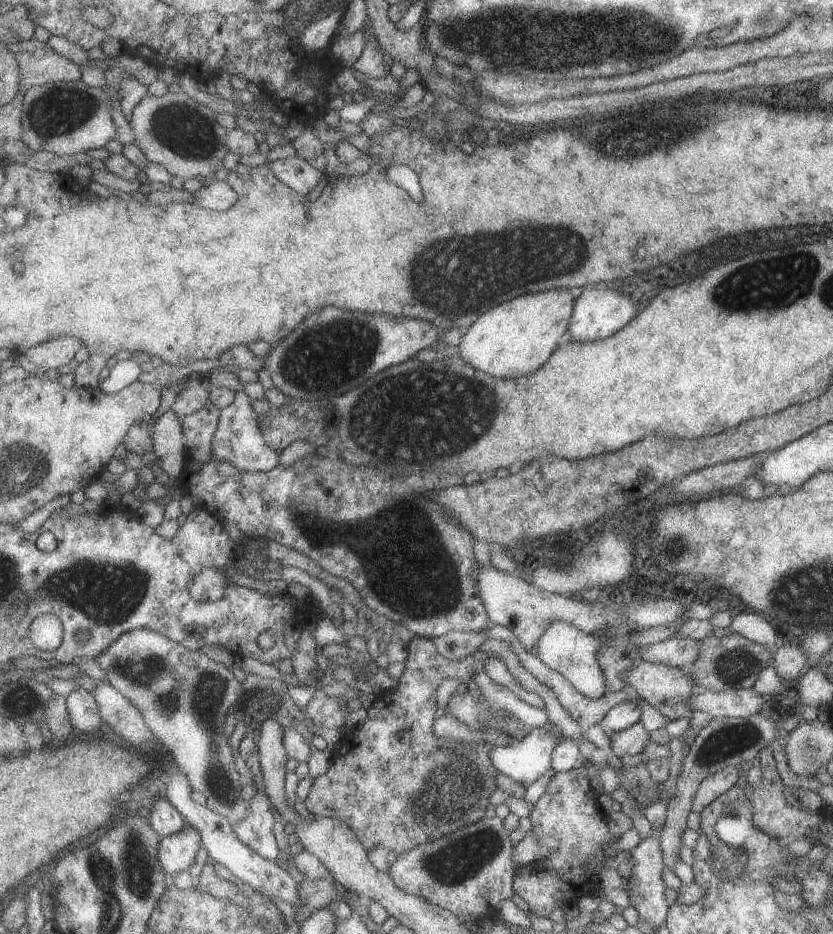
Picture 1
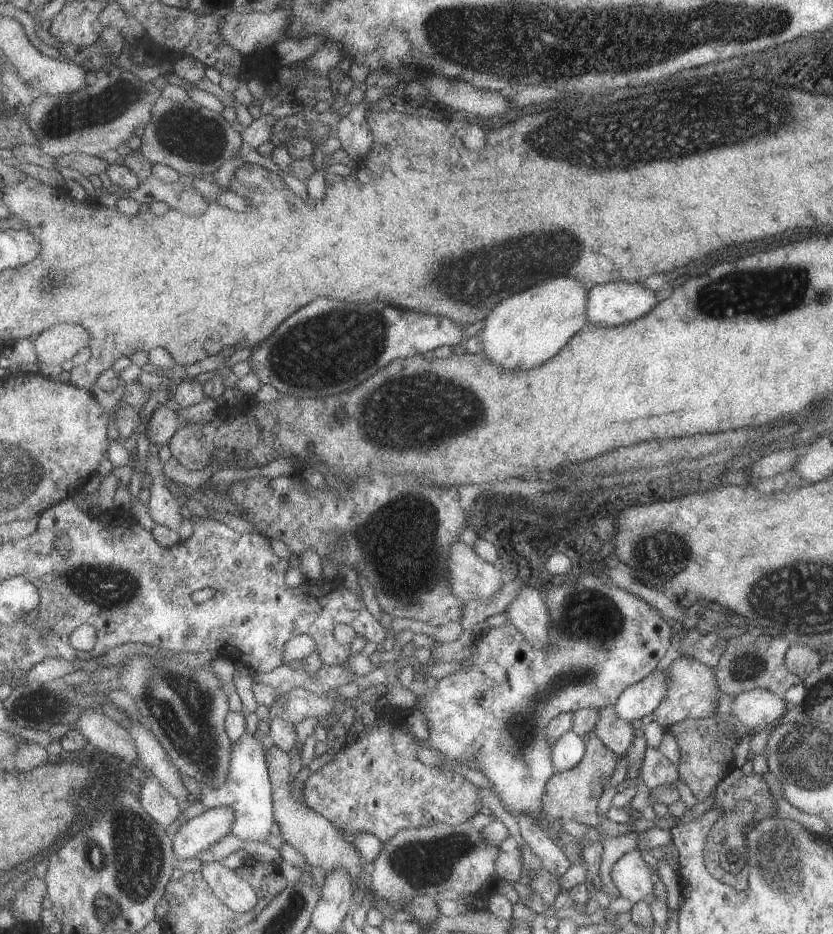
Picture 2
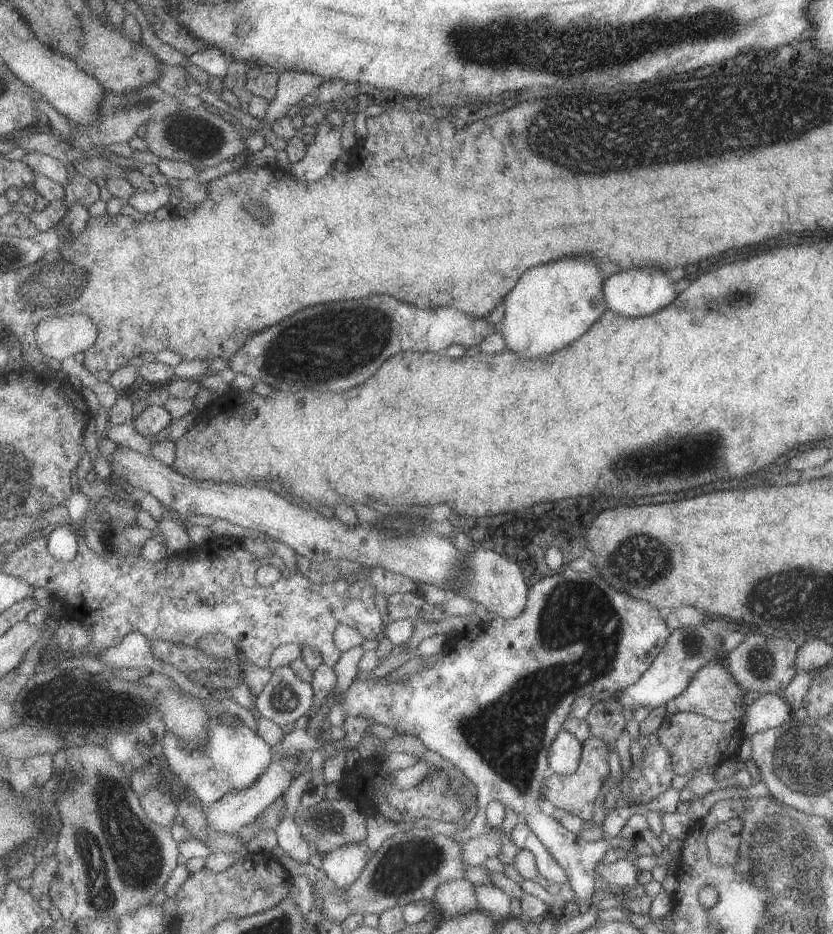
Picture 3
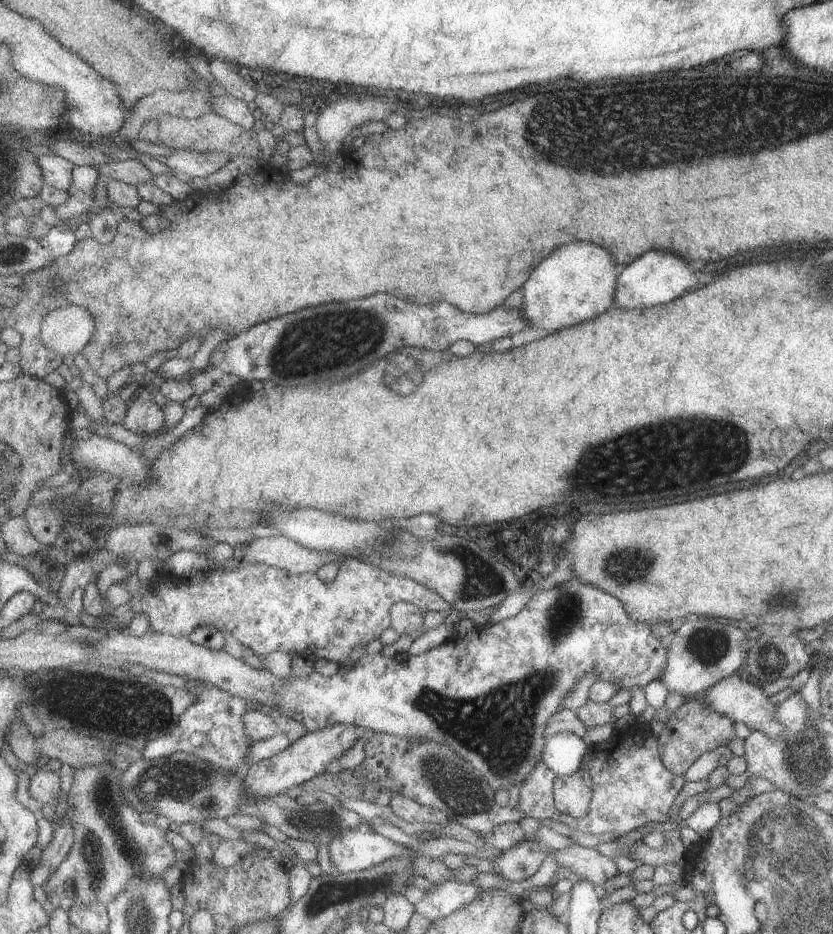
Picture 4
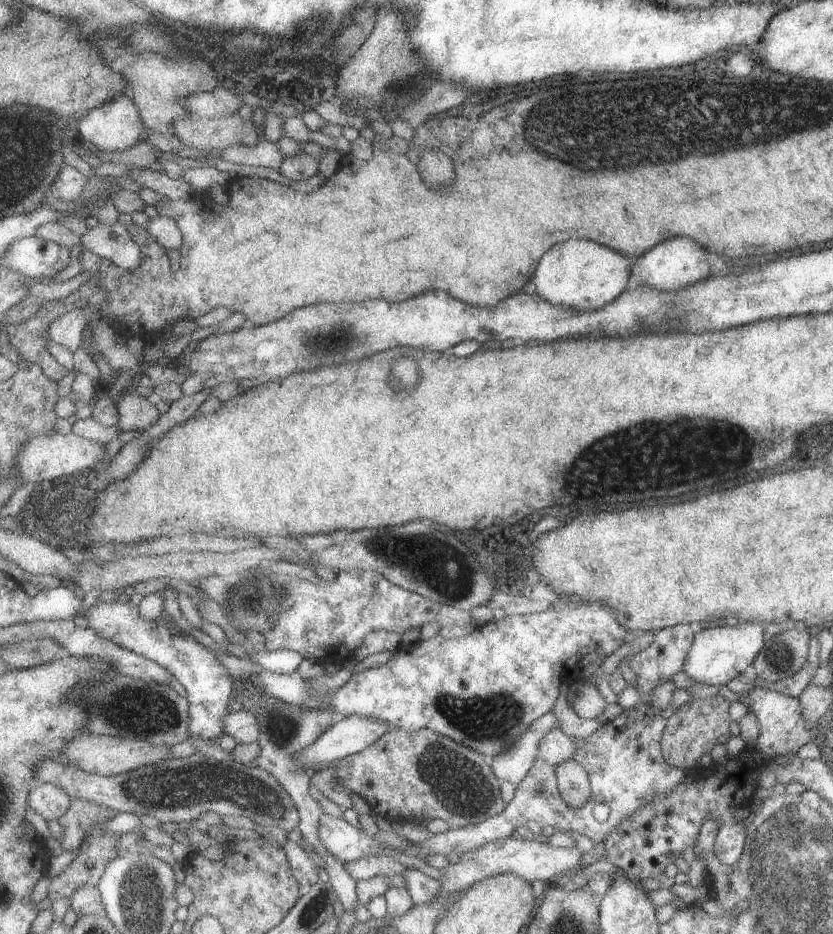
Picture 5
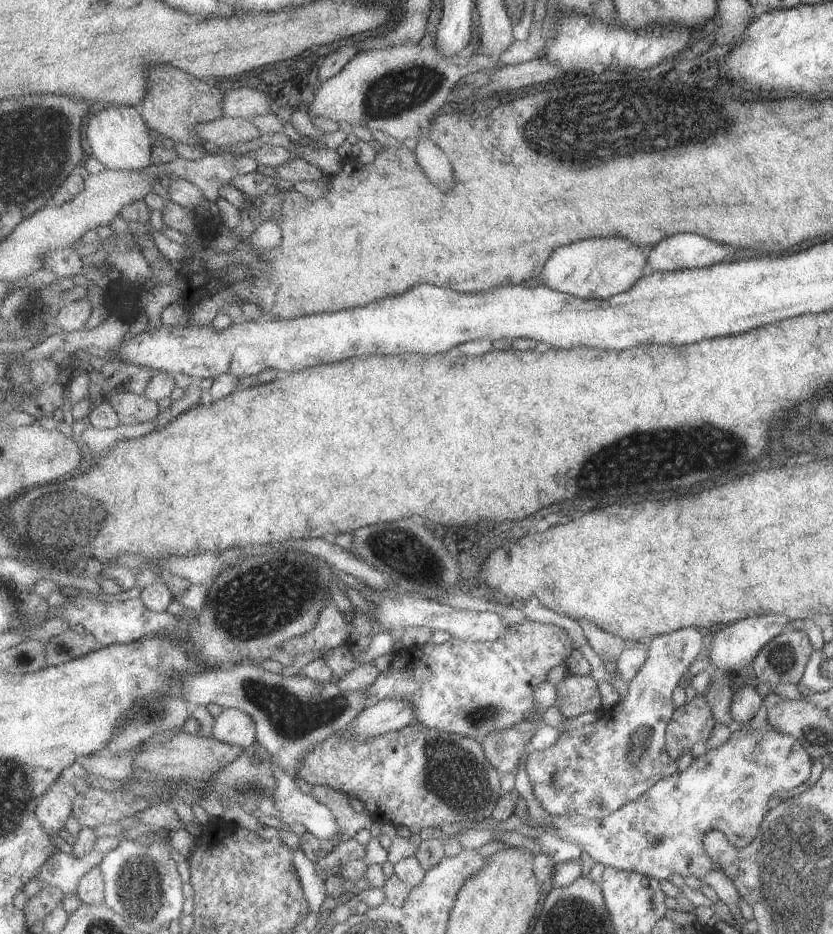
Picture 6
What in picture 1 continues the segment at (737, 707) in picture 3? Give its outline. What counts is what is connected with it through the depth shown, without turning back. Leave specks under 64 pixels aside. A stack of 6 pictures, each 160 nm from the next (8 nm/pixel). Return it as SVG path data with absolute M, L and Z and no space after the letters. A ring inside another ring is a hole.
M639 662L626 673L626 684L635 690L641 700L660 712L667 721L691 718L692 708L688 706L688 697L696 685L692 683L692 676L685 669L661 663Z

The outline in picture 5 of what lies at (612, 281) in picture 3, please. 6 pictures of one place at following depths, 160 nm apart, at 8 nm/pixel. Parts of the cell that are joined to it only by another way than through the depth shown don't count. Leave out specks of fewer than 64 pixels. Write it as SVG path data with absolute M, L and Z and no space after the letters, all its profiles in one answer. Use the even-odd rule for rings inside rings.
M673 236L653 246L651 252L645 252L635 262L632 273L634 285L647 285L658 291L673 292L707 278L710 274L710 264L707 262L707 250L703 250L697 242L693 242L687 236Z

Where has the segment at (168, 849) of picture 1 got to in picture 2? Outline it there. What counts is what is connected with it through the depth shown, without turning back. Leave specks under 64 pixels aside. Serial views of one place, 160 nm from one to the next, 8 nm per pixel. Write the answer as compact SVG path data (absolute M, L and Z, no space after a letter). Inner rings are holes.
M233 806L213 807L185 822L174 835L174 851L178 860L193 858L232 834L236 821Z

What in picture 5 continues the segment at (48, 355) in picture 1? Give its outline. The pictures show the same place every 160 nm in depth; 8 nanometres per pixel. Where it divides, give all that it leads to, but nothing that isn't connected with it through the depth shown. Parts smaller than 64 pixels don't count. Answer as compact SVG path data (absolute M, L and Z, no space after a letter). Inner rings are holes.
M73 309L52 322L48 334L56 343L75 352L83 342L86 329L87 323L83 310Z

